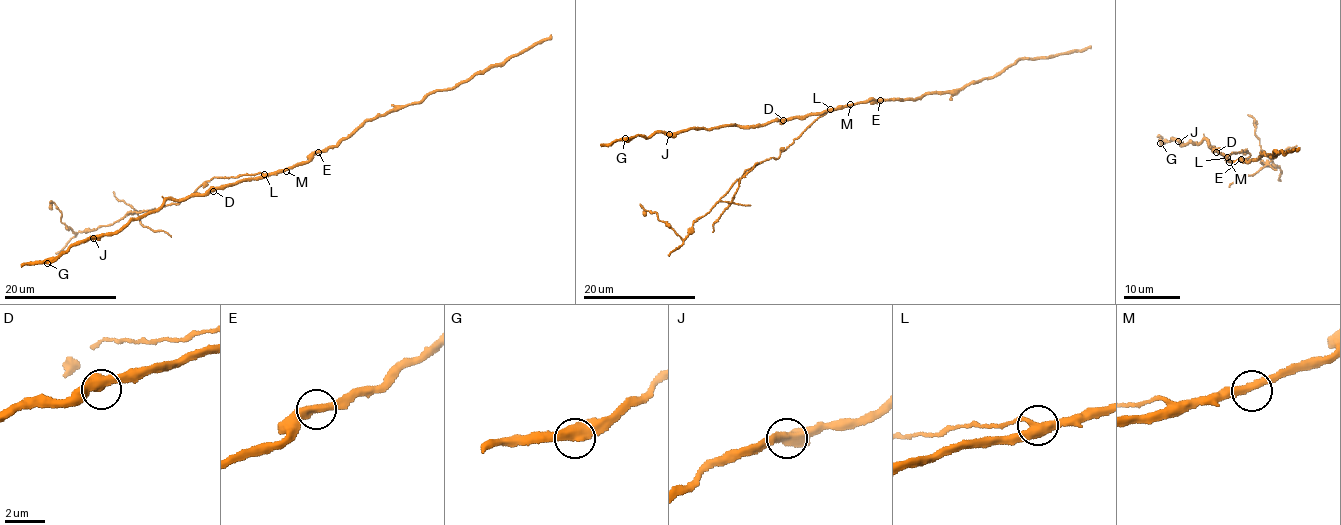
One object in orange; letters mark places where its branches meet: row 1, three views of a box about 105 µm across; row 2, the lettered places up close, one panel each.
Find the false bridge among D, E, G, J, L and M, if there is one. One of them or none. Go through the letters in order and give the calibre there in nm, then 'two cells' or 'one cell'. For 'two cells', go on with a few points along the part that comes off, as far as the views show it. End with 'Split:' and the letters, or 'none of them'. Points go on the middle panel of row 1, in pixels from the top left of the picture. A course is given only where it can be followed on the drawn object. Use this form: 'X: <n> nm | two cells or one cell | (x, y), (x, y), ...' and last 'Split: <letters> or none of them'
D: 500 nm | one cell
E: 440 nm | one cell
G: 500 nm | one cell
J: 400 nm | one cell
L: 380 nm | two cells | (830, 110), (814, 119), (777, 159), (745, 169), (708, 212), (697, 217), (683, 240), (655, 212), (640, 204)
M: 320 nm | one cell
Split: L

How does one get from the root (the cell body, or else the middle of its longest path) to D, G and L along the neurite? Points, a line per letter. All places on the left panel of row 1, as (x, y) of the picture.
D: (284, 169), (222, 185), (213, 191)
G: (284, 169), (212, 187), (204, 193), (165, 199), (157, 209), (131, 218), (116, 231), (74, 242), (47, 263)
L: (284, 169), (264, 174)

